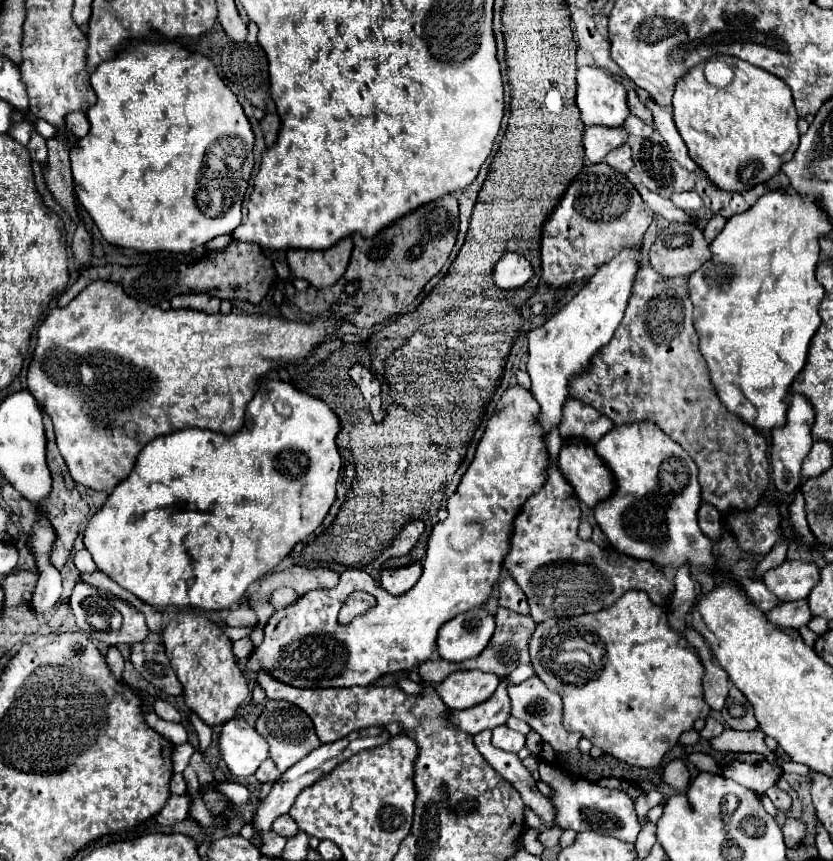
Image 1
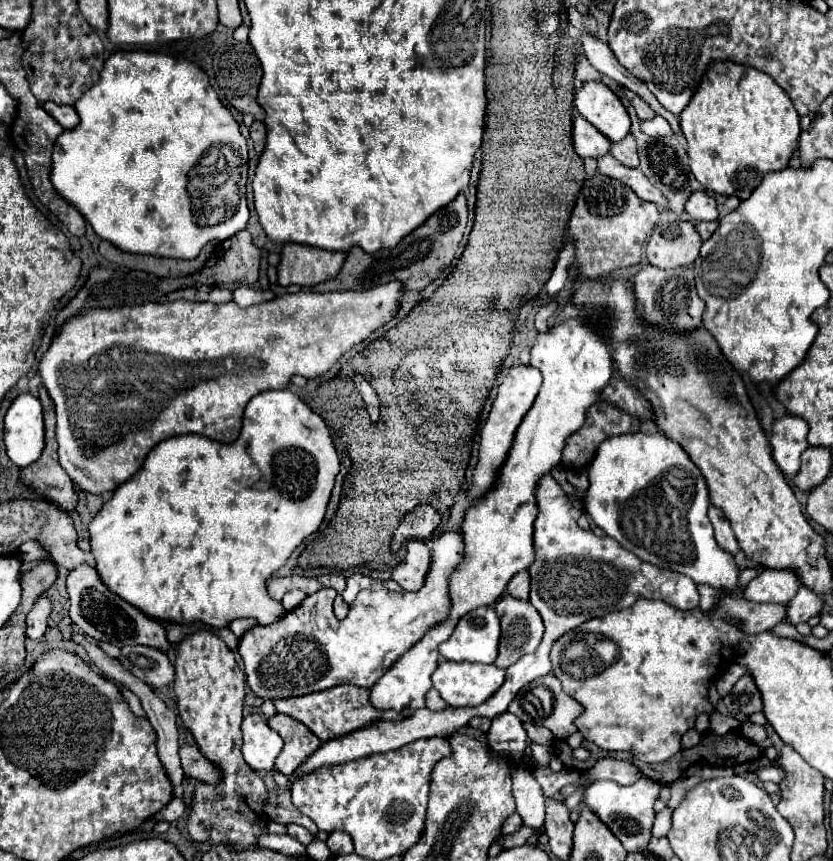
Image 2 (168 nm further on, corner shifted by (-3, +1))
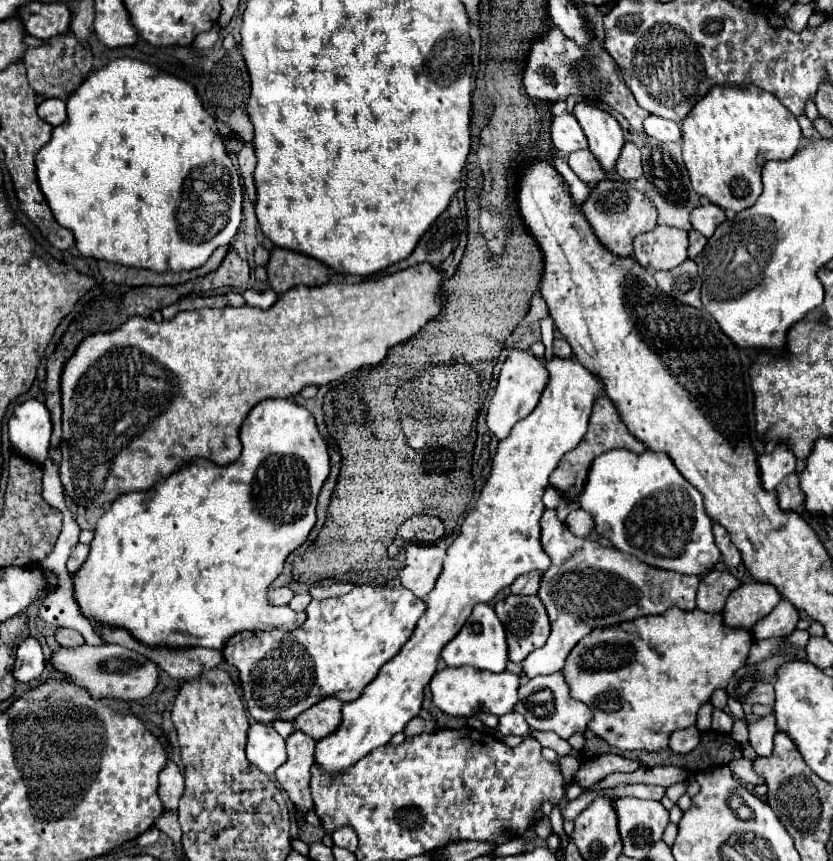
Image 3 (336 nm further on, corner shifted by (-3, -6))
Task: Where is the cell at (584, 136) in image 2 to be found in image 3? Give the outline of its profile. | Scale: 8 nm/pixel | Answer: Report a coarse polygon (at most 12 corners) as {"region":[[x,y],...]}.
{"region":[[573,114],[555,116],[551,142],[563,156],[587,148]]}

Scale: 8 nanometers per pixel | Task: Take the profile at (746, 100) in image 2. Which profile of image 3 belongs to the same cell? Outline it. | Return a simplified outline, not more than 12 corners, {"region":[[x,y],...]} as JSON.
{"region":[[717,86],[681,124],[693,190],[741,212],[797,118],[757,86]]}

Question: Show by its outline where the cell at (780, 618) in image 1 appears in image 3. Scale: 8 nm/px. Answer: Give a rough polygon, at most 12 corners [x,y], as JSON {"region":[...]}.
{"region":[[721,614],[597,628],[565,662],[589,730],[667,748],[749,658]]}

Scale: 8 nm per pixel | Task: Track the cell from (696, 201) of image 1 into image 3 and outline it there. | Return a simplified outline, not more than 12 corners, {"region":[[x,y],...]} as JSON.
{"region":[[709,202],[691,212],[691,224],[711,238],[725,212]]}

